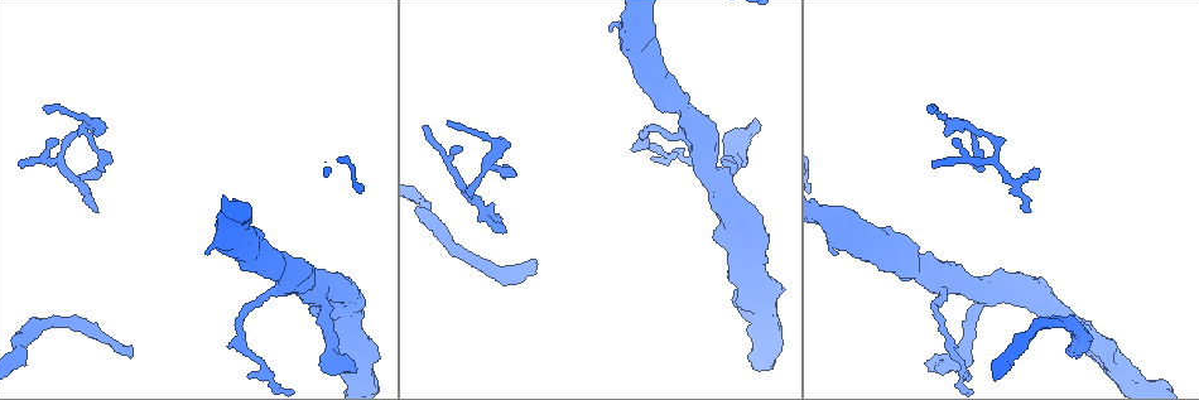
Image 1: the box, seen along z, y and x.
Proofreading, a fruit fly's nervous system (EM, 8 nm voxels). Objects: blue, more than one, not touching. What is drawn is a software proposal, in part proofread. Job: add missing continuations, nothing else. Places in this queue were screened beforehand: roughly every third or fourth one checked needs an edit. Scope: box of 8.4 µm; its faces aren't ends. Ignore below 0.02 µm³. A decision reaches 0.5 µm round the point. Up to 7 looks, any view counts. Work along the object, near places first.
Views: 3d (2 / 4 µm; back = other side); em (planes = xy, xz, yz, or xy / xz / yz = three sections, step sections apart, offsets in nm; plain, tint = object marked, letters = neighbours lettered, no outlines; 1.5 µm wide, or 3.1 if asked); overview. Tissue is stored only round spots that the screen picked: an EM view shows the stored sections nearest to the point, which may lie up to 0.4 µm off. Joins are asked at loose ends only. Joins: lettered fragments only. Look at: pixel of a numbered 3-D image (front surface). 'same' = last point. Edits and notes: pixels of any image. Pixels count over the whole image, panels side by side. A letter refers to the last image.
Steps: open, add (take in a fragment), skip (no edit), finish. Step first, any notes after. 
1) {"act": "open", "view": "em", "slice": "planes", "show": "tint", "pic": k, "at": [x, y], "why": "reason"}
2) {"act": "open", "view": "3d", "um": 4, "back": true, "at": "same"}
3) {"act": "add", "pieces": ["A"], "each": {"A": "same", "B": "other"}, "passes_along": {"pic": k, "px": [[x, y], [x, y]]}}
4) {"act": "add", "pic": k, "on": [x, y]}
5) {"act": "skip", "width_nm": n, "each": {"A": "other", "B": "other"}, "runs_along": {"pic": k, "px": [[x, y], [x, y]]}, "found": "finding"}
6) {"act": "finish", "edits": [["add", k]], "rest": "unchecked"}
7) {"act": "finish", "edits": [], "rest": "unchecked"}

{"act": "open", "view": "3d", "um": 4, "pic": 1, "at": [43, 107], "why": "free end"}

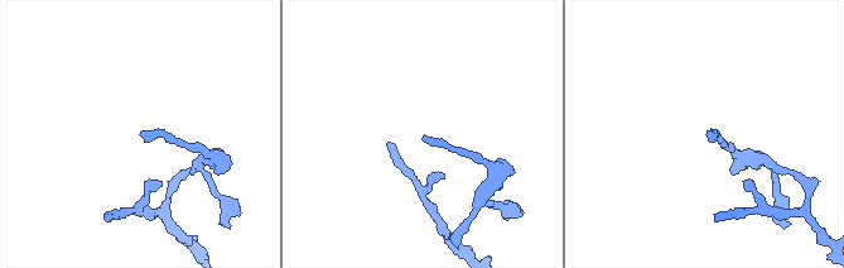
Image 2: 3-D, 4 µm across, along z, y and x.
{"act": "open", "view": "em", "slice": "planes", "show": "letters", "pic": 2, "at": [706, 131], "why": "shape alone is not enough"}

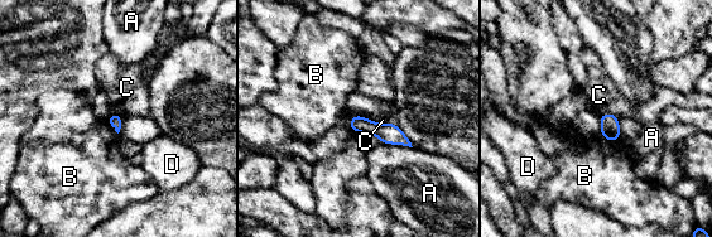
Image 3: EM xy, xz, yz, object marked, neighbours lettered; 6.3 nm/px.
{"act": "skip", "longest_contact_nm": ["A", 220], "each": {"A": "other", "B": "other", "C": "other", "D": "other"}, "border": {"pic": 3, "px": [[600, 115], [614, 114], [617, 117]]}, "found": "none of them fits"}

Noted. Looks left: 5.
{"act": "open", "view": "em", "slice": "planes", "show": "letters", "pic": 1, "at": [98, 175], "why": "thin end"}

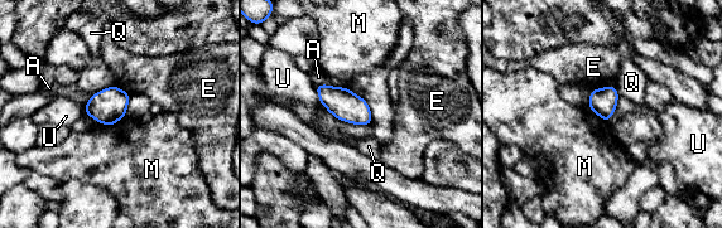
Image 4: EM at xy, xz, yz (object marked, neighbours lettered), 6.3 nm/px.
{"act": "skip", "each": {"A": "other", "E": "other", "M": "other", "Q": "other", "U": "other"}, "border": {"pic": 4, "px": [[124, 116], [112, 125], [107, 125]]}, "found": "no lettered fragment goes on from it"}

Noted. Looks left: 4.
{"act": "open", "view": "em", "slice": "planes", "show": "letters", "pic": 1, "at": [753, 120], "why": "free end"}

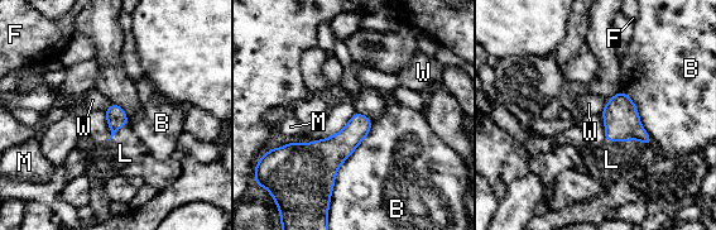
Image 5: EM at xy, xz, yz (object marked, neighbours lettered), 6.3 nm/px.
{"act": "add", "pieces": ["L"], "each": {"B": "other", "F": "other", "L": "same", "M": "other", "W": "other"}, "found": "the neuron continues"}

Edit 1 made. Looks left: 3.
{"act": "finish", "edits": [["add", 5]], "rest": "unchecked"}

